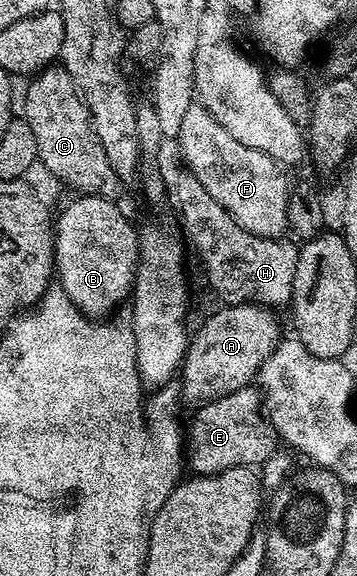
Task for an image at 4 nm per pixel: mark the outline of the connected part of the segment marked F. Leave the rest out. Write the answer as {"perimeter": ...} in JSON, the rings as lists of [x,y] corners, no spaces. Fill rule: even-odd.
{"perimeter":[[[194,103],[183,116],[178,142],[184,165],[246,231],[277,239],[285,236],[290,184],[280,174],[281,168],[274,158],[246,147],[246,143],[238,143],[199,103]]]}

